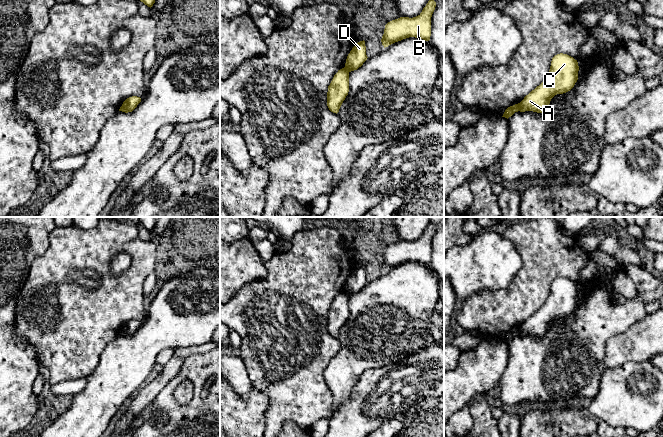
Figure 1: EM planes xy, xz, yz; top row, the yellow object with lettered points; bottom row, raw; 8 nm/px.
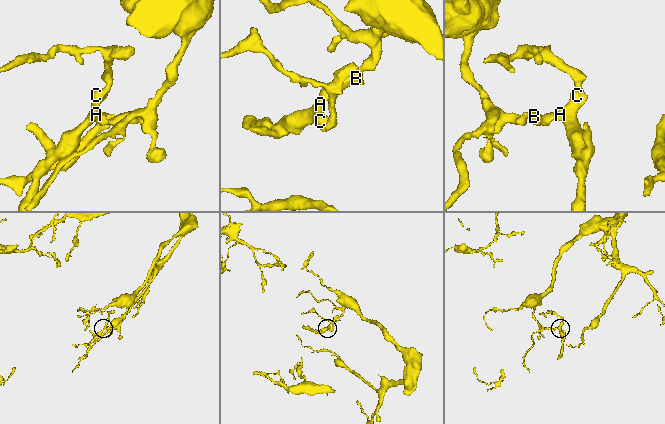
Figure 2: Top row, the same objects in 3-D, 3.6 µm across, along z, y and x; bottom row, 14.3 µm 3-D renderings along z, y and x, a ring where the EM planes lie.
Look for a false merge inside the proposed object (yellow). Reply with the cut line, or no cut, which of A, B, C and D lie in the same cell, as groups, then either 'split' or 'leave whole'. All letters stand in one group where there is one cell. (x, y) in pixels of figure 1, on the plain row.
yz (520, 327), (518, 334) | A C / B D | split

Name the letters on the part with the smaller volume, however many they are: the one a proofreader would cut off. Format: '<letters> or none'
A, C

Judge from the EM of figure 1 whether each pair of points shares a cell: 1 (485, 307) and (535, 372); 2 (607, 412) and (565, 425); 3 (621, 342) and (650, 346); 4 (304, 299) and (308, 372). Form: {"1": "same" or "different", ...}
{"1": "different", "2": "different", "3": "same", "4": "same"}

